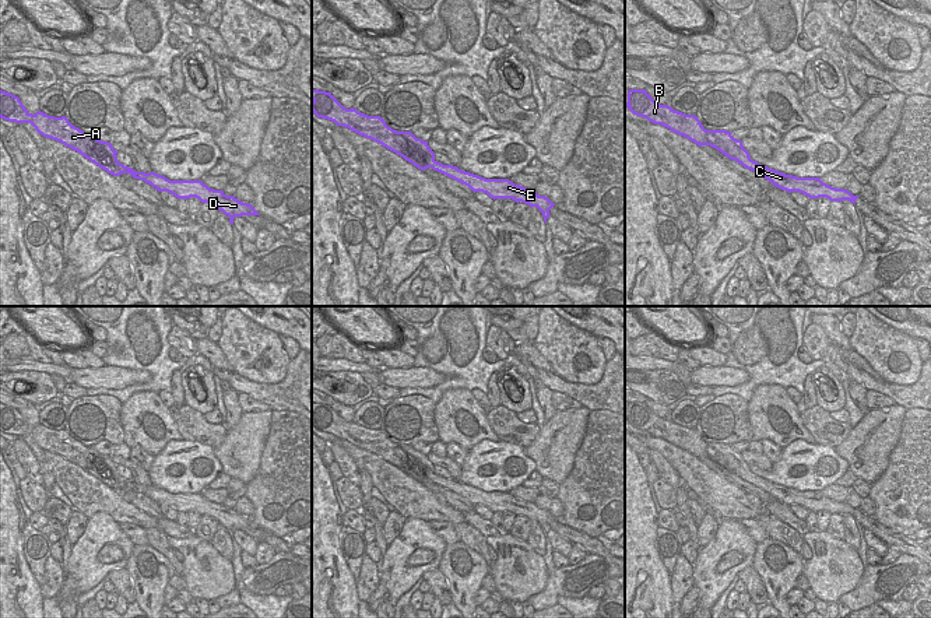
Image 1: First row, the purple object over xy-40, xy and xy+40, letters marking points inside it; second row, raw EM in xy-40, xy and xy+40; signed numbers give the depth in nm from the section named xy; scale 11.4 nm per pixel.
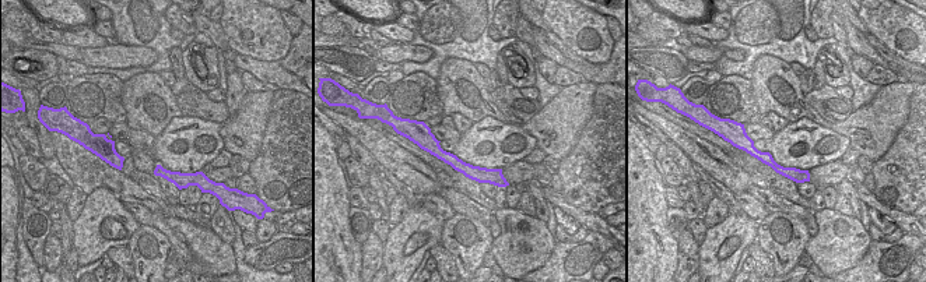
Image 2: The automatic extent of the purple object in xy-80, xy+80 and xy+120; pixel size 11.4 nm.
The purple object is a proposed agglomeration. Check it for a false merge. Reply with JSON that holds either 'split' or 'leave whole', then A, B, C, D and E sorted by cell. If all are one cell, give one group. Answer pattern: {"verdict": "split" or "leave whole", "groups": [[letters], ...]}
{"verdict": "split", "groups": [["A", "B"], ["C", "D", "E"]]}

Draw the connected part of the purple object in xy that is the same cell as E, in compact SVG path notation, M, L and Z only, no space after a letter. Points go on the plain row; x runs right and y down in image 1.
M398 445L401 447L401 450L405 453L405 454L411 454L411 456L417 456L422 460L422 466L425 467L425 475L433 482L433 484L438 484L466 499L468 499L474 506L475 505L482 505L482 506L486 506L491 512L512 512L514 513L516 516L521 515L521 516L526 516L528 517L530 520L537 520L541 526L542 526L542 530L544 530L544 534L547 537L547 531L551 530L549 529L549 523L555 519L548 510L545 509L538 509L535 503L530 503L530 502L526 502L520 498L514 498L513 495L510 495L509 492L485 492L485 491L481 491L478 488L474 488L474 487L470 487L470 485L466 485L466 484L461 484L459 482L457 480L453 480L453 478L443 478L440 475L438 475L435 473L435 466L429 461L428 459L428 454L422 454L421 452L417 452L411 445Z

